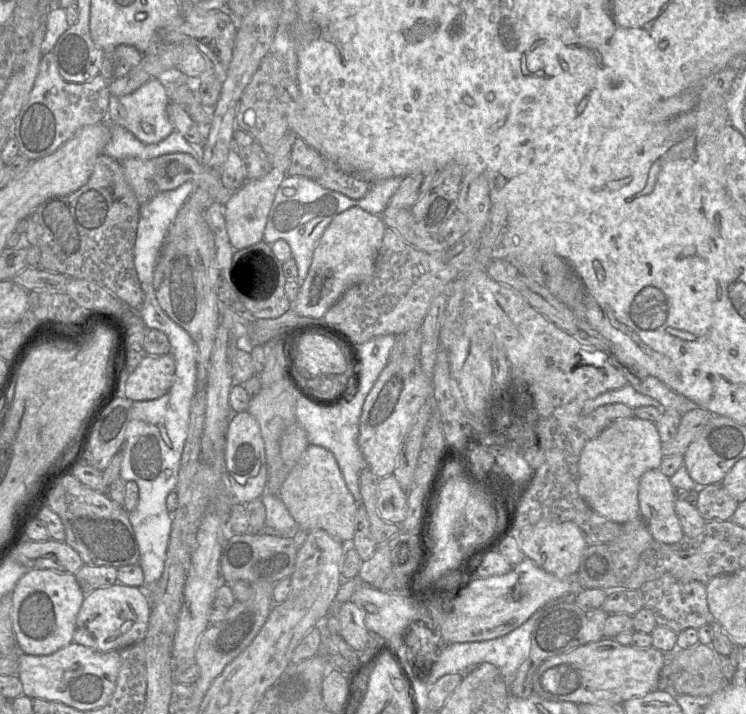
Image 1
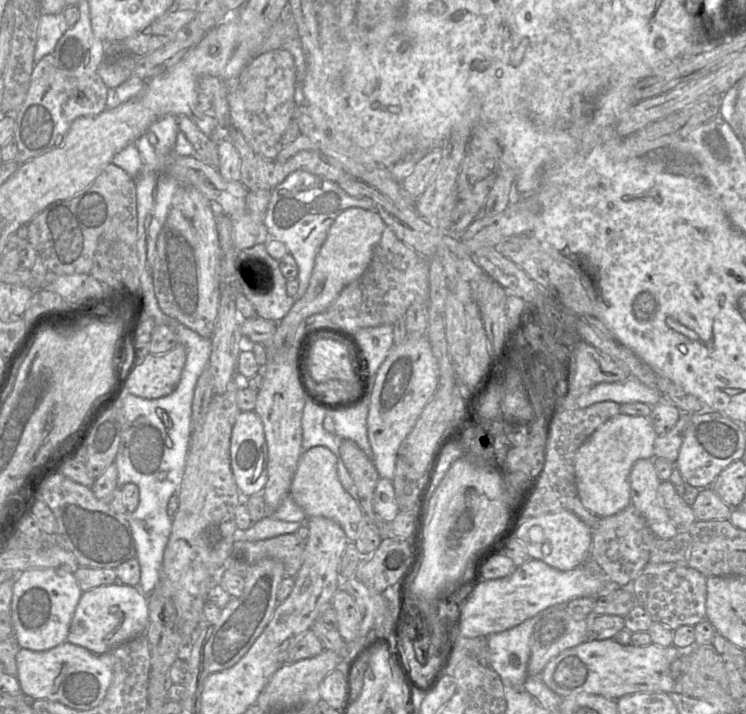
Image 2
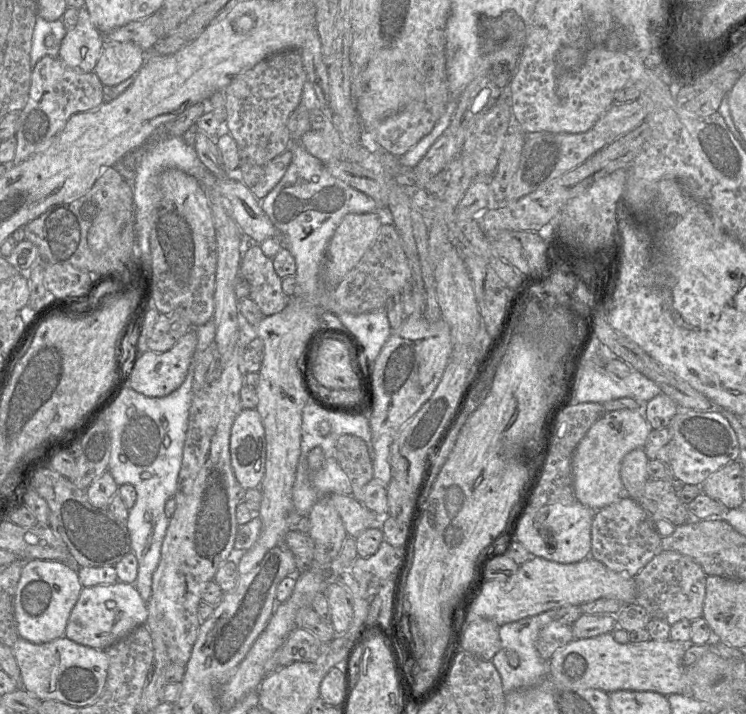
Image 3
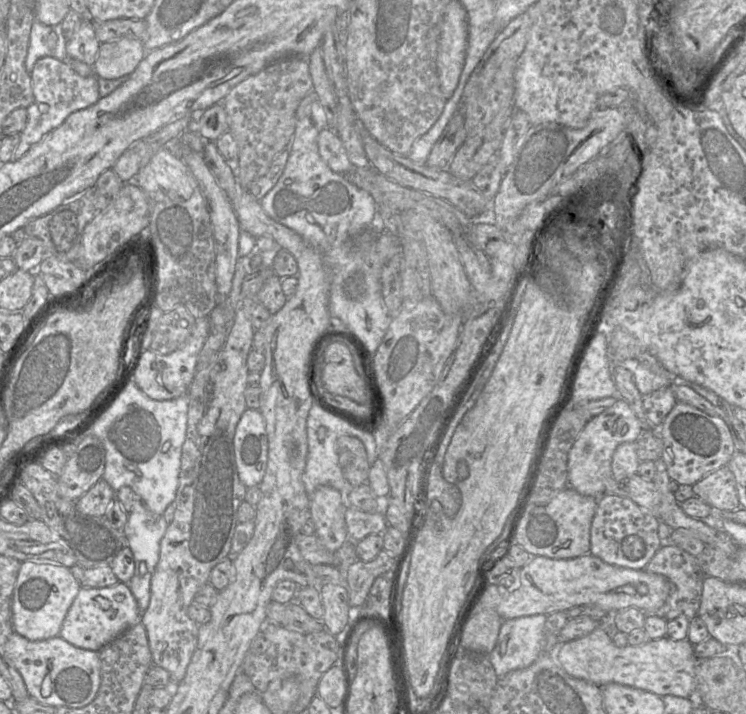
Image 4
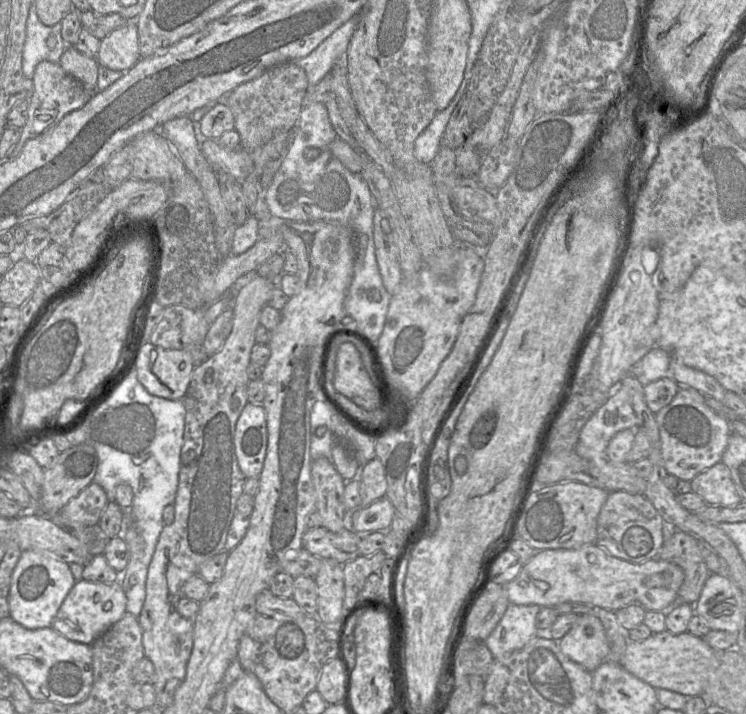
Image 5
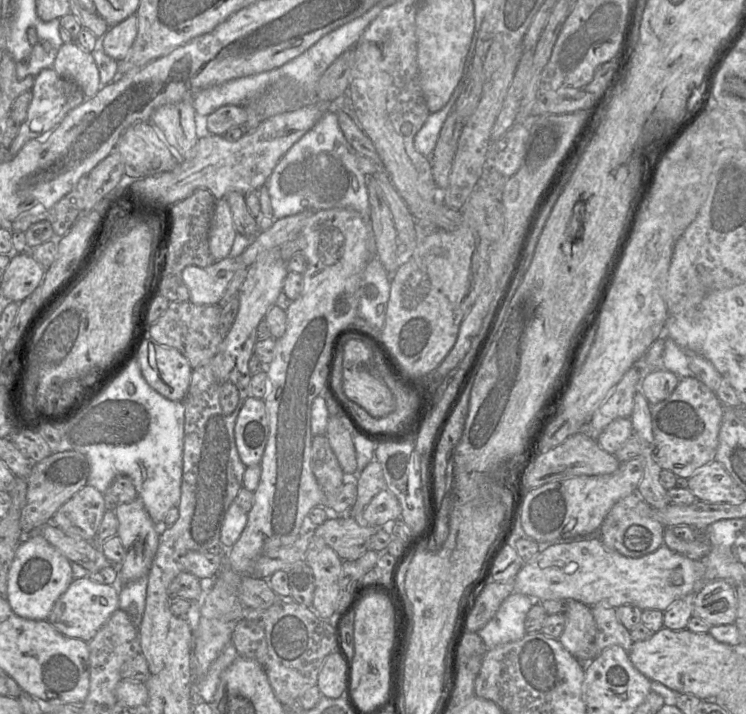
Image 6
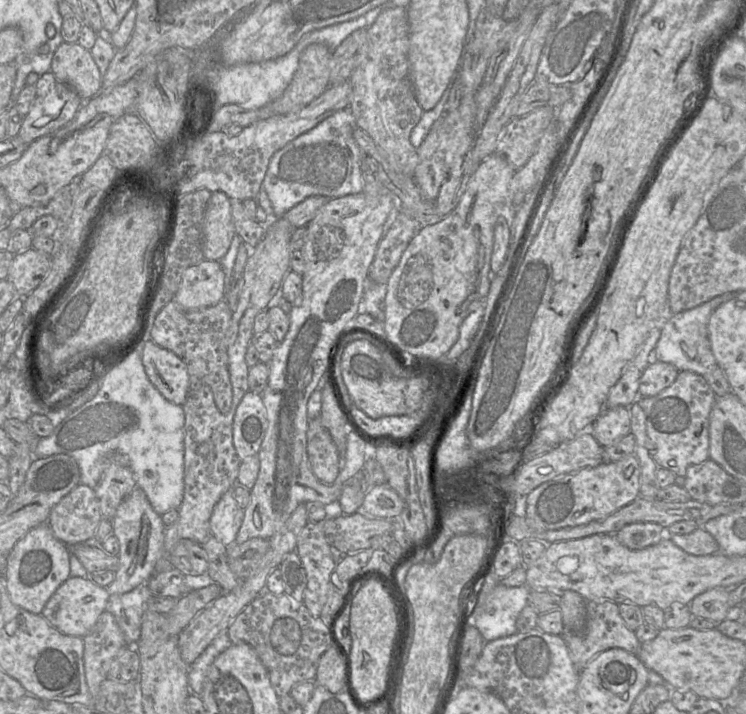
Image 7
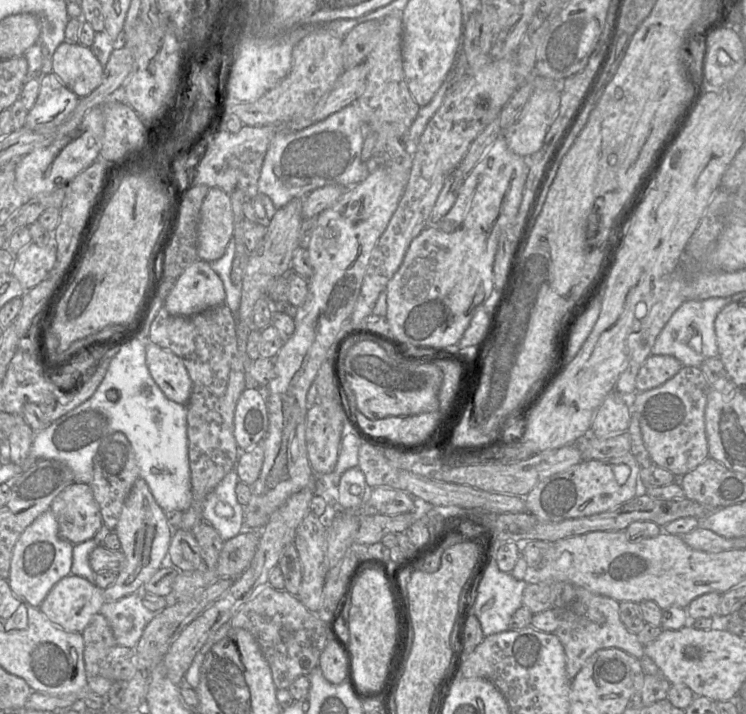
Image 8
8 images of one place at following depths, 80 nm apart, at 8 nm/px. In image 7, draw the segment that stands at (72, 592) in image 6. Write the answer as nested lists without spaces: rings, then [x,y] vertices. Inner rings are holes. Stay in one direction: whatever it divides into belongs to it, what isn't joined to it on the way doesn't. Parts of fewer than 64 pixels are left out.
[[[70,576],[50,597],[41,614],[61,633],[83,638],[95,626],[99,616],[106,611],[109,598],[107,587],[95,584],[88,577]]]

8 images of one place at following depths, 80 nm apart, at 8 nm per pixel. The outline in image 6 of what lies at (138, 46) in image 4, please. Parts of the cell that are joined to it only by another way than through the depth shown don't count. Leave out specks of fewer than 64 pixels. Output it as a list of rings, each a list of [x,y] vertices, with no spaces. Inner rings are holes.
[[[136,13],[122,22],[111,26],[100,39],[101,47],[106,55],[120,62],[128,55],[137,35]]]

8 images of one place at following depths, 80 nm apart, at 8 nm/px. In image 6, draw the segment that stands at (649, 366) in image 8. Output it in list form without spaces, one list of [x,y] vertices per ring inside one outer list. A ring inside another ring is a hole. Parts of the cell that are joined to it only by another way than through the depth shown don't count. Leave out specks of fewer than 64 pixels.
[[[655,369],[643,375],[640,390],[651,405],[660,403],[671,396],[680,378],[666,370]]]

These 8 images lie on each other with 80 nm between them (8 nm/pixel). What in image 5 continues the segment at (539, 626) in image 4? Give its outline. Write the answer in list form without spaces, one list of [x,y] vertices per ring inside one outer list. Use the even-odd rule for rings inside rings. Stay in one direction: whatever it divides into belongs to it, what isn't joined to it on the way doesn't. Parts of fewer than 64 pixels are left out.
[[[509,604],[496,628],[484,641],[495,660],[521,649],[538,635],[536,616],[540,609],[539,605]]]

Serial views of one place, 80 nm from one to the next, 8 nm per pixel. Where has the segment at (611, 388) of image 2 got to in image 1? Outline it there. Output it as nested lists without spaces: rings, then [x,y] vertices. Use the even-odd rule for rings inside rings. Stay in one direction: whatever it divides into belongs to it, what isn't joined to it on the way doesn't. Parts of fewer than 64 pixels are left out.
[[[626,384],[621,389],[607,391],[594,399],[588,400],[585,402],[581,414],[587,416],[597,408],[613,403],[622,403],[632,409],[641,406],[660,407],[657,400],[637,392],[630,384]]]

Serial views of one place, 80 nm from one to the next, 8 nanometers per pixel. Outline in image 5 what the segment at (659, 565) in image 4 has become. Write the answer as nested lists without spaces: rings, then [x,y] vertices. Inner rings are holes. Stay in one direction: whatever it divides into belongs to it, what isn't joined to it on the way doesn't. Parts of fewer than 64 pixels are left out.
[[[676,530],[670,540],[664,542],[657,558],[678,565],[684,573],[677,597],[660,612],[666,616],[681,604],[695,605],[710,575],[702,558],[698,540],[686,532]]]

